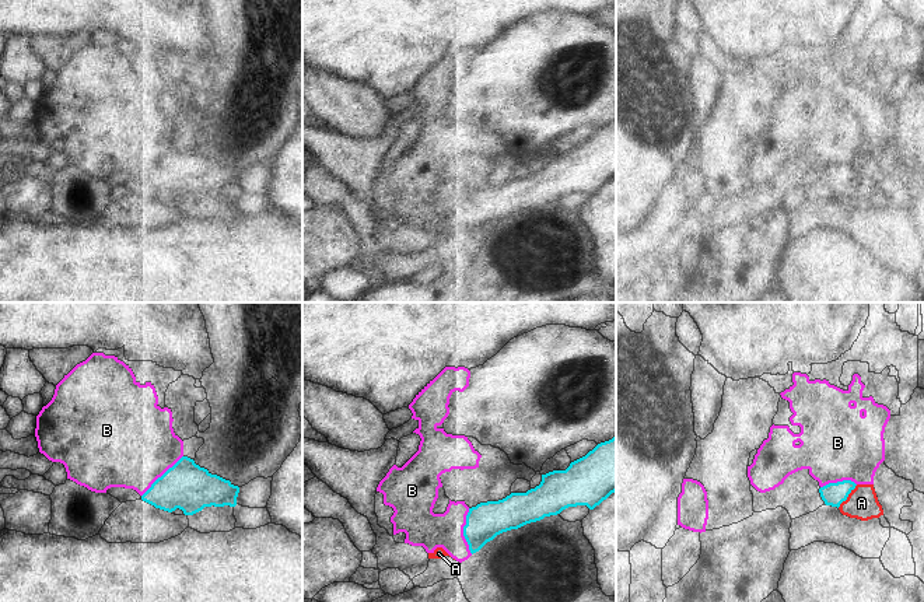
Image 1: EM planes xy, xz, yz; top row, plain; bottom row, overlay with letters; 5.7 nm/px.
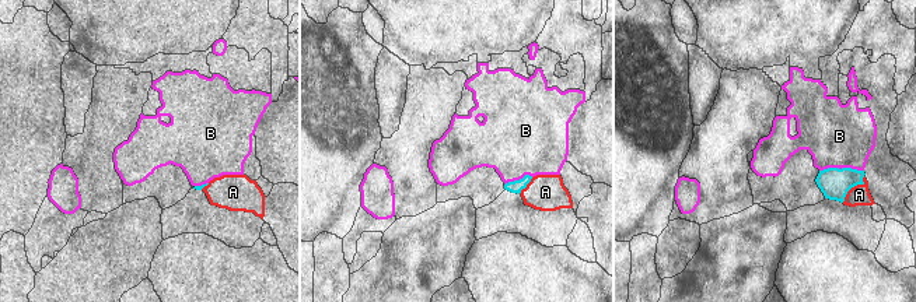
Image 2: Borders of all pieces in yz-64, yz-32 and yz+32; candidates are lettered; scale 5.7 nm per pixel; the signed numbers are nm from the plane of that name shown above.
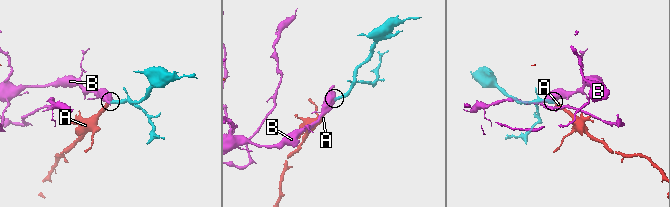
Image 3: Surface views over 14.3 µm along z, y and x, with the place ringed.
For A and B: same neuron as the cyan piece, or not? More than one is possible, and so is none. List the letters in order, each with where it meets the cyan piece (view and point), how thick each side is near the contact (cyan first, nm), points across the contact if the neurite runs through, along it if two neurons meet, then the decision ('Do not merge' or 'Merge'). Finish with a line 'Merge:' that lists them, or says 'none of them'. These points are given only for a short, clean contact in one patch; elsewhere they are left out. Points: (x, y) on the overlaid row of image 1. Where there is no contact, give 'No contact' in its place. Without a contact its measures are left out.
A: Touches cyan at yz (847, 496). Thickness 130 nm (cyan) against 180 nm. Merge
B: Touches cyan at xz (464, 531). Thickness 200 nm (cyan) against 200 nm. Do not merge
Merge: A.

